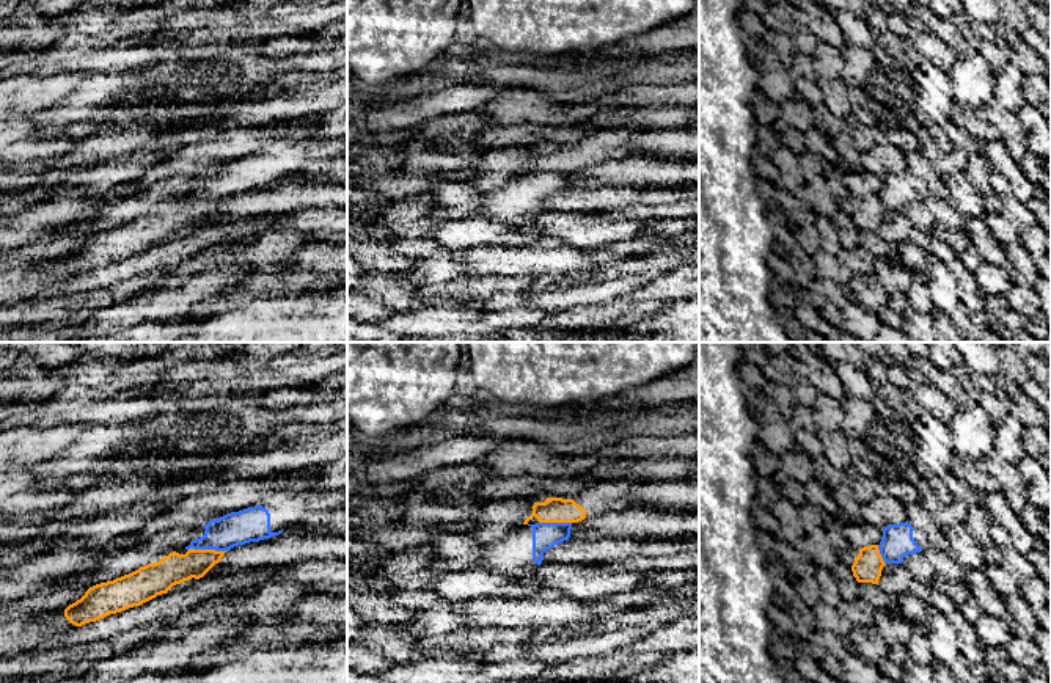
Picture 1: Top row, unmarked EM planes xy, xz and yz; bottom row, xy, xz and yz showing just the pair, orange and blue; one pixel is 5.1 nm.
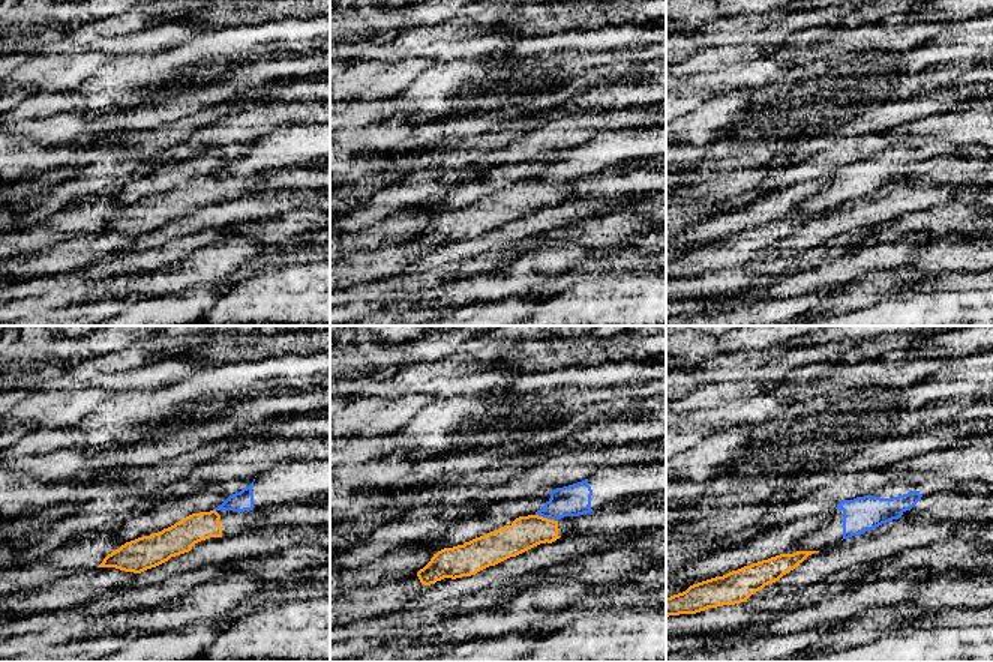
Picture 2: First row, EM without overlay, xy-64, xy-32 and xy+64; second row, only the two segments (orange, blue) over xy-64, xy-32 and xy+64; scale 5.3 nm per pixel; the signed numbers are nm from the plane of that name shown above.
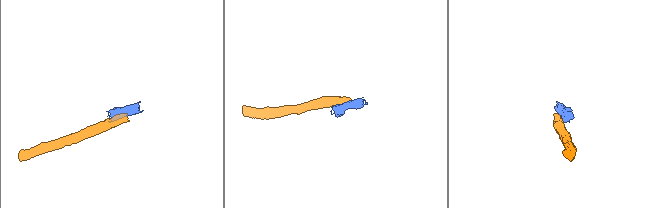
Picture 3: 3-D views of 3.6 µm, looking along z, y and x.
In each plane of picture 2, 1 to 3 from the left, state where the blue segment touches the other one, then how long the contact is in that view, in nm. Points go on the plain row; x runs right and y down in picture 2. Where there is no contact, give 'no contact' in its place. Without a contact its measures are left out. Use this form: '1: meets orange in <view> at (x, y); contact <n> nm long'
1: no contact
2: meets orange in xy-32 at (546, 182); contact 130 nm long
3: no contact

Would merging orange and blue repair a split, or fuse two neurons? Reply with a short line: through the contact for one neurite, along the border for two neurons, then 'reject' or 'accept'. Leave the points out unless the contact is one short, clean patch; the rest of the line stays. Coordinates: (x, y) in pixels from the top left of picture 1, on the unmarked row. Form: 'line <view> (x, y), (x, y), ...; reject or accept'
line xy (225, 198), (190, 197), (187, 200); reject

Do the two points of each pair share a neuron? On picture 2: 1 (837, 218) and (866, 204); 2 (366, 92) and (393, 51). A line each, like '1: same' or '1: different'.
1: same
2: different

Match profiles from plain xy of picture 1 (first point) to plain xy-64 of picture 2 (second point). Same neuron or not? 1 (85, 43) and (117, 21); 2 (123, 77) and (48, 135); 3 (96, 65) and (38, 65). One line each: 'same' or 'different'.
1: same
2: different
3: different

